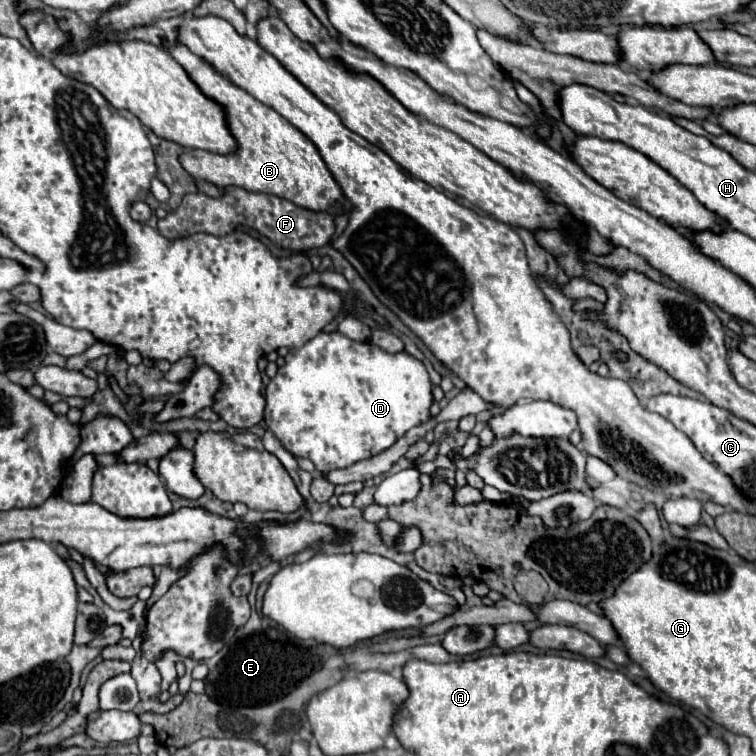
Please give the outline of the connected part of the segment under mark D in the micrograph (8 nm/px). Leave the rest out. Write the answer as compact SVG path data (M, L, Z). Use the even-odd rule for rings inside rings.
M321 332L303 348L285 356L285 366L265 390L265 424L297 458L309 458L319 472L347 468L395 444L409 428L425 422L433 404L425 366L407 352L389 354L371 342L355 342L339 332Z

